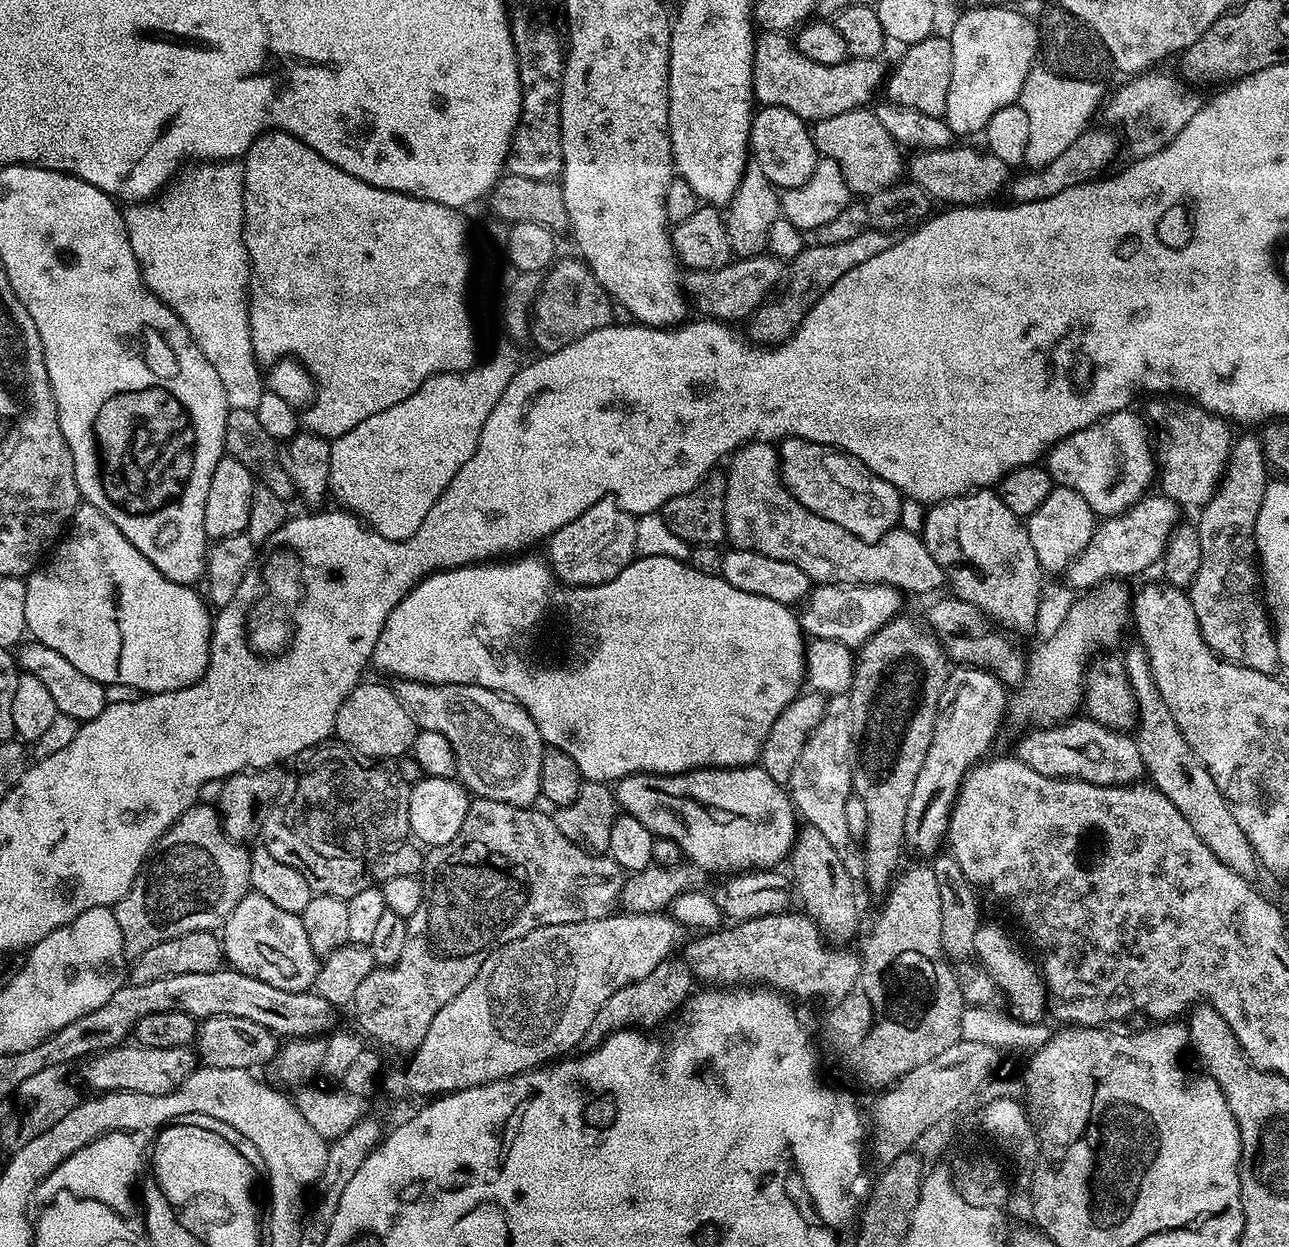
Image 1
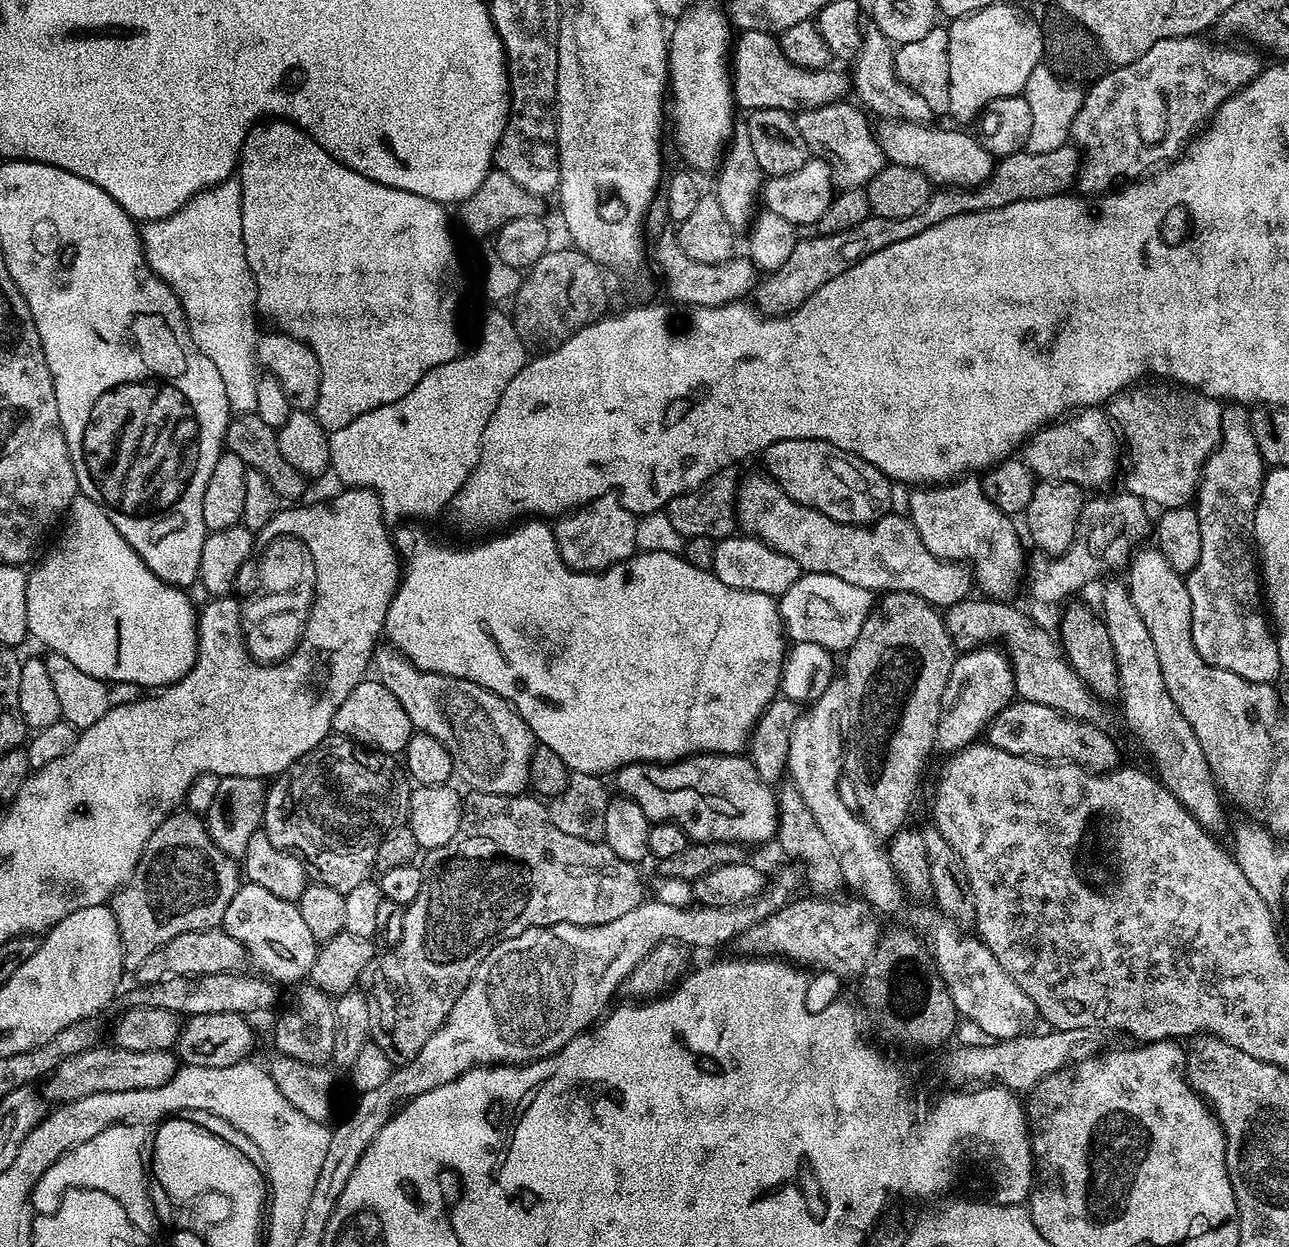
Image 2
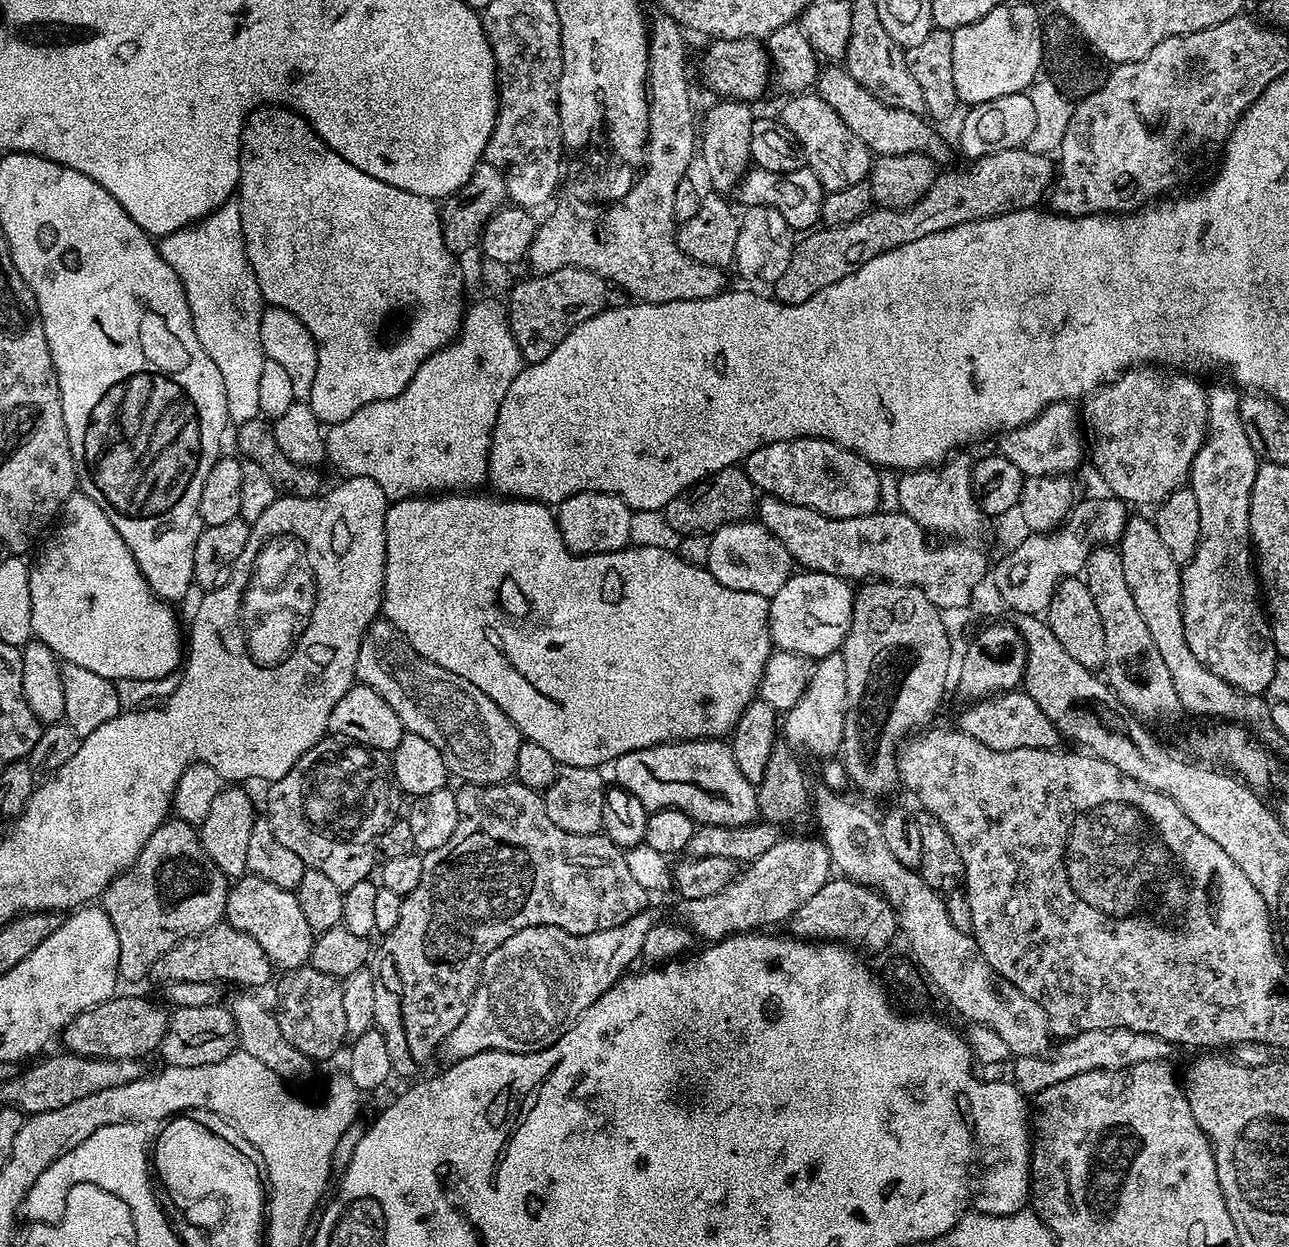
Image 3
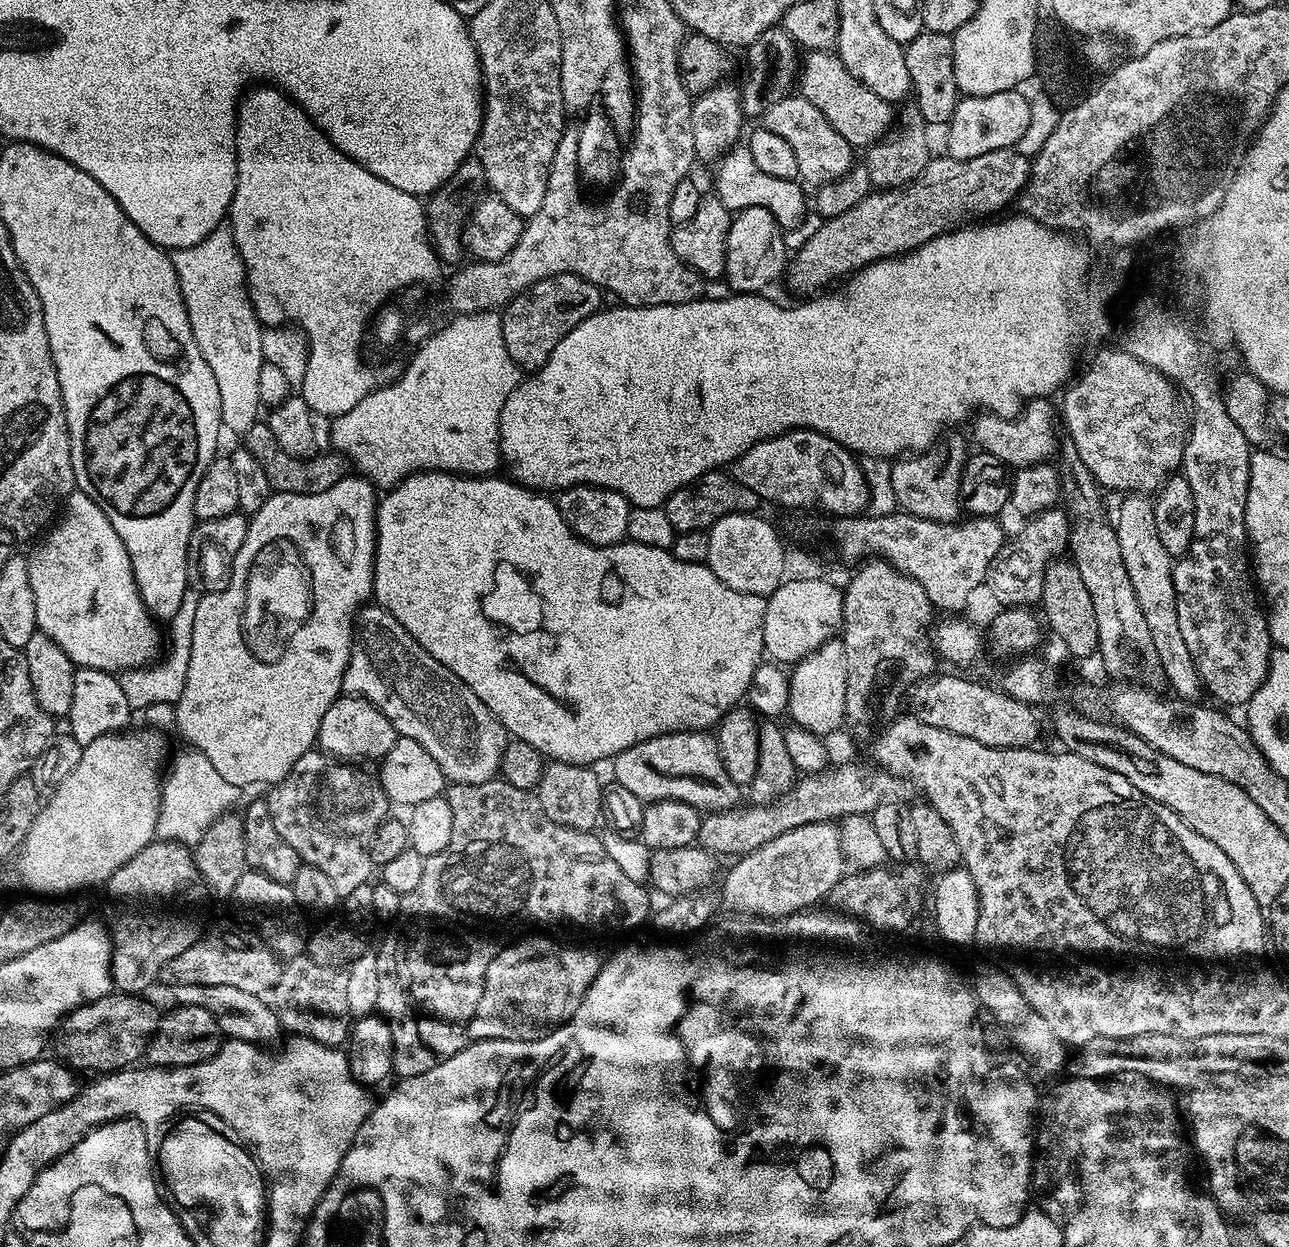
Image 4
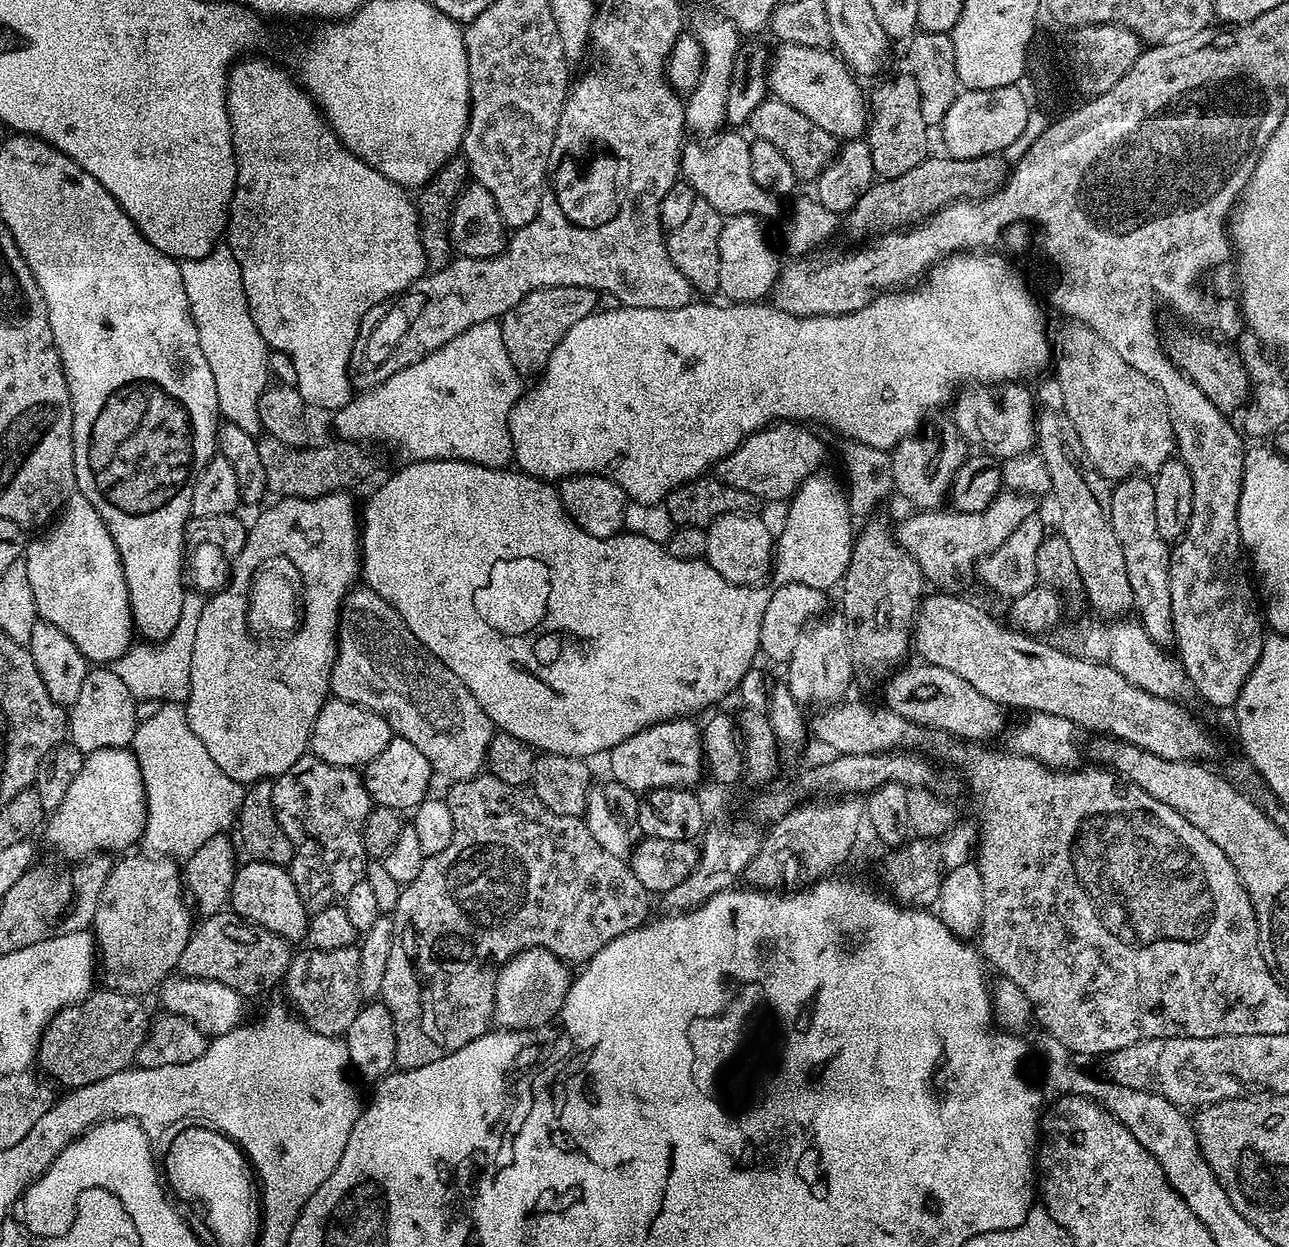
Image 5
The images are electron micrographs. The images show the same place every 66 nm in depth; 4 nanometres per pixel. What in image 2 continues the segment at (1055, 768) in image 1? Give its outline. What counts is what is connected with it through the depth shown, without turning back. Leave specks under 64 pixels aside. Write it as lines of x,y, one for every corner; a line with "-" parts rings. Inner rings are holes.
1017,699
993,718
986,729
986,740
998,750
1006,750
1006,754
1028,756
1032,760
1079,764
1089,772
1111,772
1121,763
1120,752
1102,729
1083,720
1071,720
1050,706

